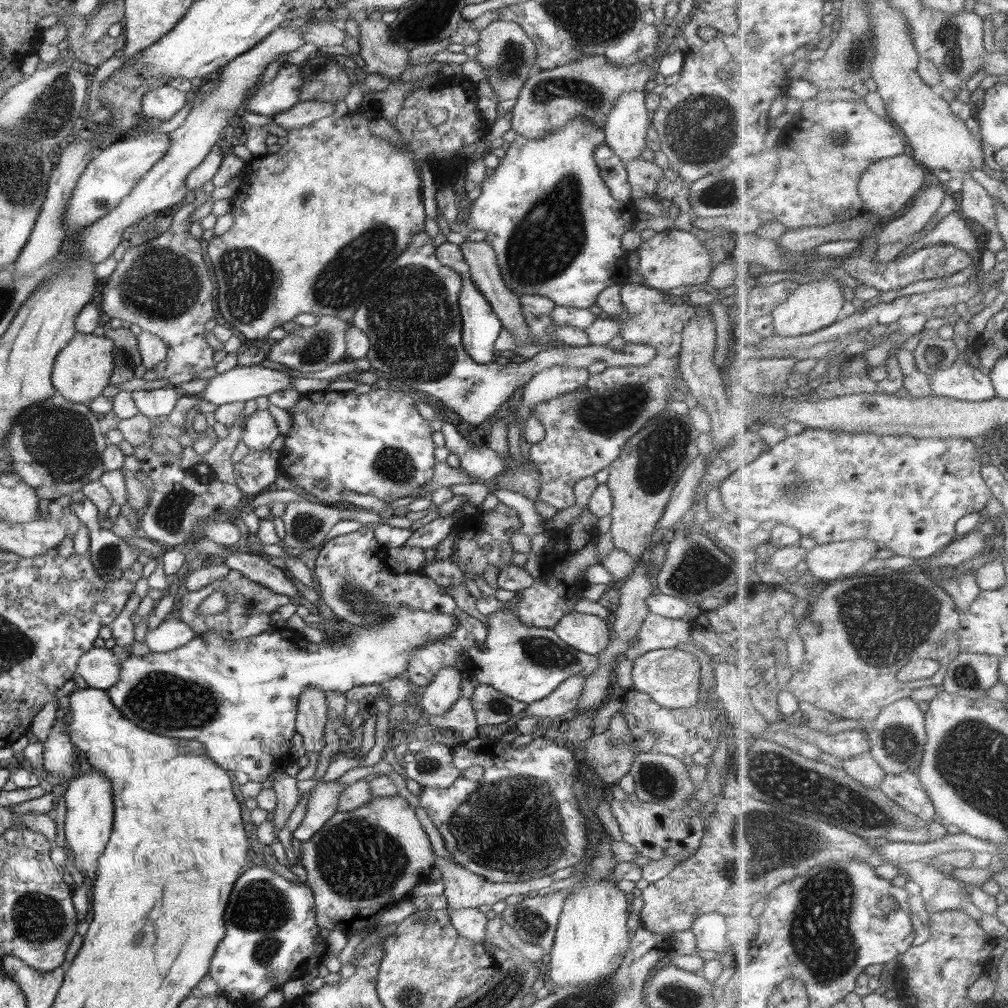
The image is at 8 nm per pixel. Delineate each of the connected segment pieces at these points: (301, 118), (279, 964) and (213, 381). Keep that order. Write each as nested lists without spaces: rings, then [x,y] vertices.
[[[300,101],[293,108],[276,114],[273,120],[289,131],[302,128],[312,121],[330,116],[335,108],[335,102]]]
[[[266,866],[245,868],[236,879],[226,905],[226,936],[218,942],[210,961],[208,974],[218,984],[220,993],[233,1000],[254,1002],[282,989],[288,981],[302,979],[312,969],[312,963],[320,964],[327,954],[326,942],[320,935],[315,916],[315,900],[310,886],[292,882]]]
[[[240,365],[208,379],[208,384],[198,396],[216,406],[243,404],[258,396],[269,396],[273,392],[290,389],[294,378],[296,376],[262,365]]]

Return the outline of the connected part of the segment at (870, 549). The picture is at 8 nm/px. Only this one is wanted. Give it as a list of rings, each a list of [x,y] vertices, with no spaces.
[[[869,539],[832,542],[814,547],[807,562],[814,579],[840,581],[862,572],[878,550],[878,544]]]

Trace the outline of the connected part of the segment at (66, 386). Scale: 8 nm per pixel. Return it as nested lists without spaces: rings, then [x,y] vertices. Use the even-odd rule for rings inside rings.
[[[77,332],[70,343],[58,353],[51,374],[51,382],[58,393],[74,403],[84,403],[88,398],[102,395],[110,384],[110,376],[114,370],[115,346],[112,339],[95,334]]]

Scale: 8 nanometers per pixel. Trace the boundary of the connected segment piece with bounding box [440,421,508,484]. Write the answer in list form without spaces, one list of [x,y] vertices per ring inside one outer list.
[[[444,421],[440,432],[445,436],[446,448],[459,456],[460,468],[466,470],[466,474],[472,478],[472,484],[475,482],[488,484],[488,480],[492,480],[494,476],[500,475],[508,468],[506,466],[508,458],[504,458],[486,444],[472,445],[472,442],[468,442],[453,423]]]

